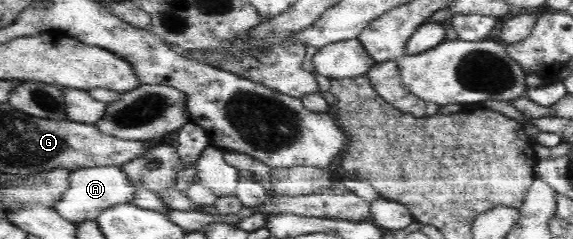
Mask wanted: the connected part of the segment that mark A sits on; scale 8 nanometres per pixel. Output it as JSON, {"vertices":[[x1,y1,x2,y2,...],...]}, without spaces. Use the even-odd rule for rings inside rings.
{"vertices":[[120,166,90,167,82,170,74,170,69,175,69,188,63,193,60,201,53,207,67,221,74,222,84,219,94,219,103,214,112,206,119,206,120,203,130,203,136,195,138,188,132,184,130,176,122,172]]}

